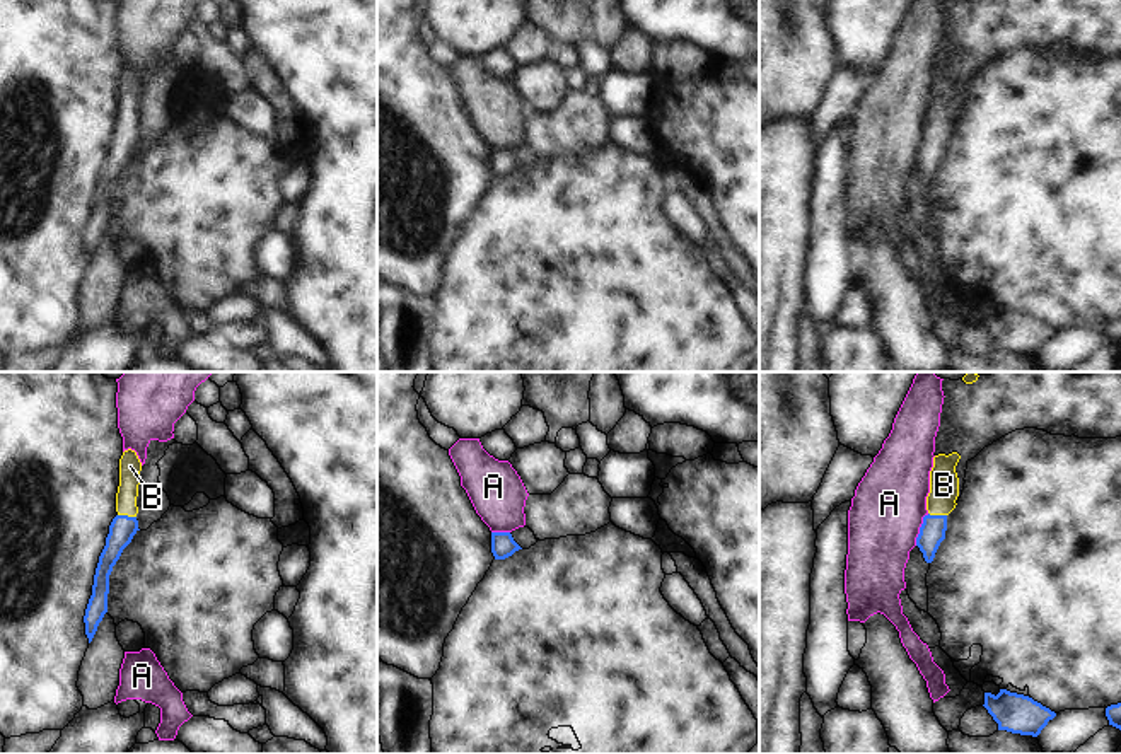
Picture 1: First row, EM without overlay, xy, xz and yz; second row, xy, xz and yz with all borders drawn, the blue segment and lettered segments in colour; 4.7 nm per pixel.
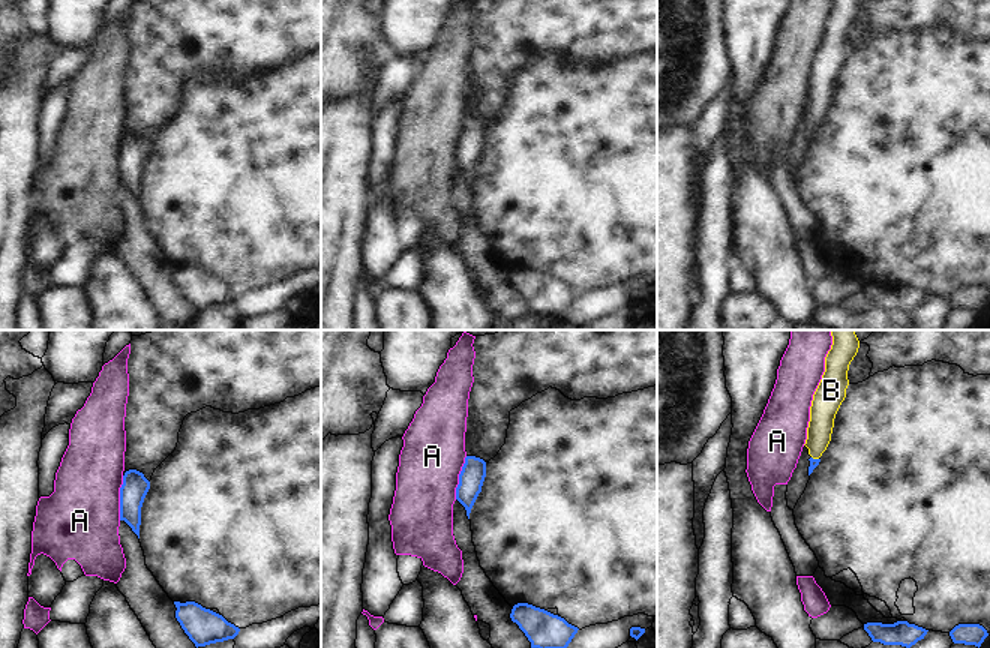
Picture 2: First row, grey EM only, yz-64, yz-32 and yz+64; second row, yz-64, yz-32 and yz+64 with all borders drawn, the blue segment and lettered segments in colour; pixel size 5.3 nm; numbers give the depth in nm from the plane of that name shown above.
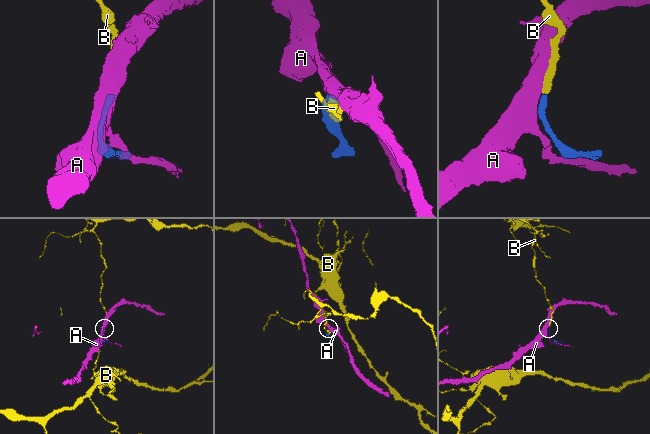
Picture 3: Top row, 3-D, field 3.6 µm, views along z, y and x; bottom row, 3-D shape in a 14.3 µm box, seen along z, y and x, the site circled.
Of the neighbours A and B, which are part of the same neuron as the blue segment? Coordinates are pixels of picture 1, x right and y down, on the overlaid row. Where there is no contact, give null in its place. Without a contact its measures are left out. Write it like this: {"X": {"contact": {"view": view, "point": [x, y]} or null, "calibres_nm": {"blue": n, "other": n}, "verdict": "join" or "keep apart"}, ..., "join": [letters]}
{"A": {"contact": {"view": "yz", "point": [920, 529]}, "calibres_nm": {"blue": 120, "other": 340}, "verdict": "keep apart"}, "B": {"contact": {"view": "xy", "point": [127, 516]}, "calibres_nm": {"blue": 120, "other": 110}, "verdict": "join"}, "join": ["B"]}

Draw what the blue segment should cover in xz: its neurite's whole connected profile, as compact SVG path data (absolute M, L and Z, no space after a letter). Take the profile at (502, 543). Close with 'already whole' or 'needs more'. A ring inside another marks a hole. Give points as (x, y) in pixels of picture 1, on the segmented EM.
M491 532L491 553L495 560L505 560L522 549L510 532Z | already whole

